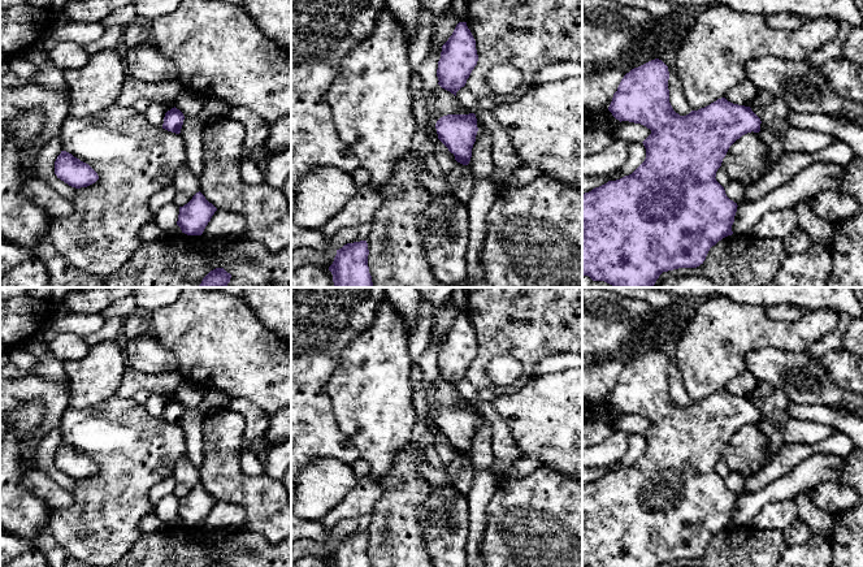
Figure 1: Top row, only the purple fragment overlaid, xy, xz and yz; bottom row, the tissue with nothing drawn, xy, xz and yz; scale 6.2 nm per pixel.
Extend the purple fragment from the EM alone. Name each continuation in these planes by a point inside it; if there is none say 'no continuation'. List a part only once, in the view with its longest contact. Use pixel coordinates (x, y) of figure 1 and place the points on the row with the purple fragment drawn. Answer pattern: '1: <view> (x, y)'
no continuation

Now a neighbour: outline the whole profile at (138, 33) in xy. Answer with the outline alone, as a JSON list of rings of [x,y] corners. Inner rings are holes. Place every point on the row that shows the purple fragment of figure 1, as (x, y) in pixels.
[[[138,20],[125,26],[122,38],[127,48],[136,47],[151,42],[151,26],[148,22]]]

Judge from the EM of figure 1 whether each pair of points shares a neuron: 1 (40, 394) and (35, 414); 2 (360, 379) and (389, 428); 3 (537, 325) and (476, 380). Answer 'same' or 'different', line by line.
1: different
2: same
3: same

